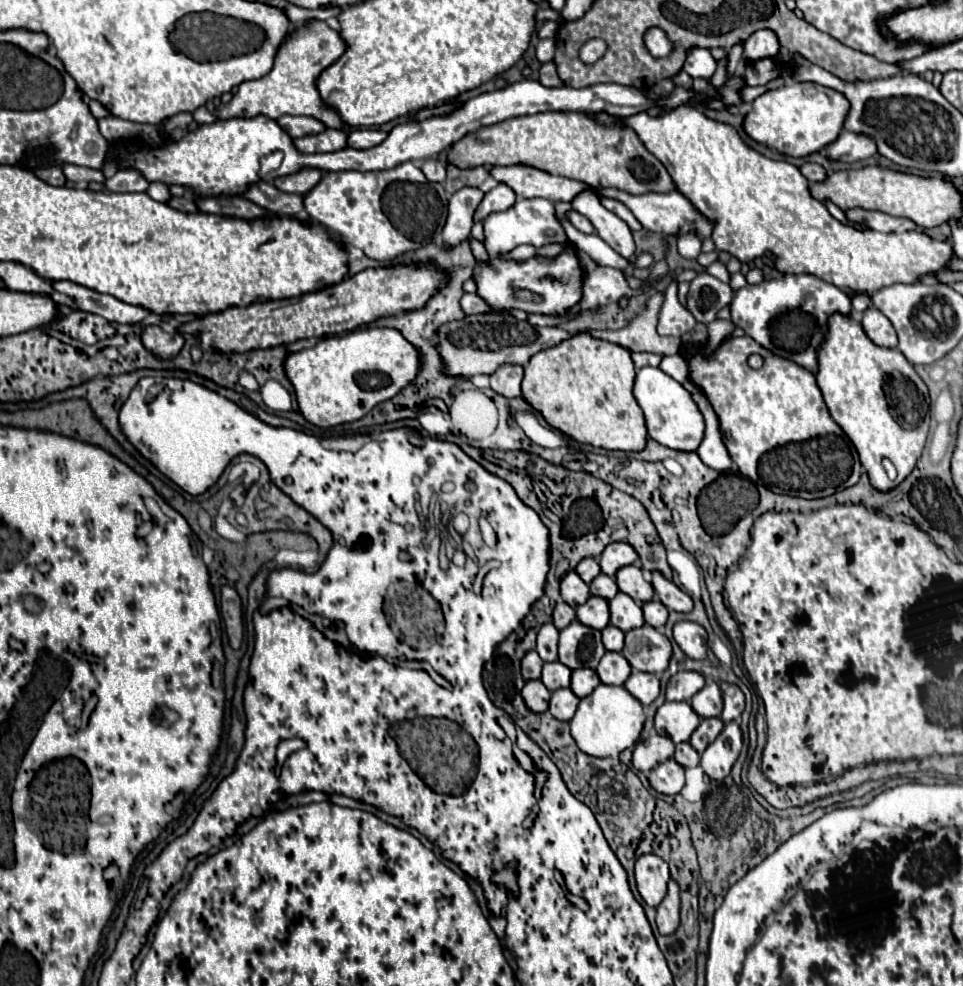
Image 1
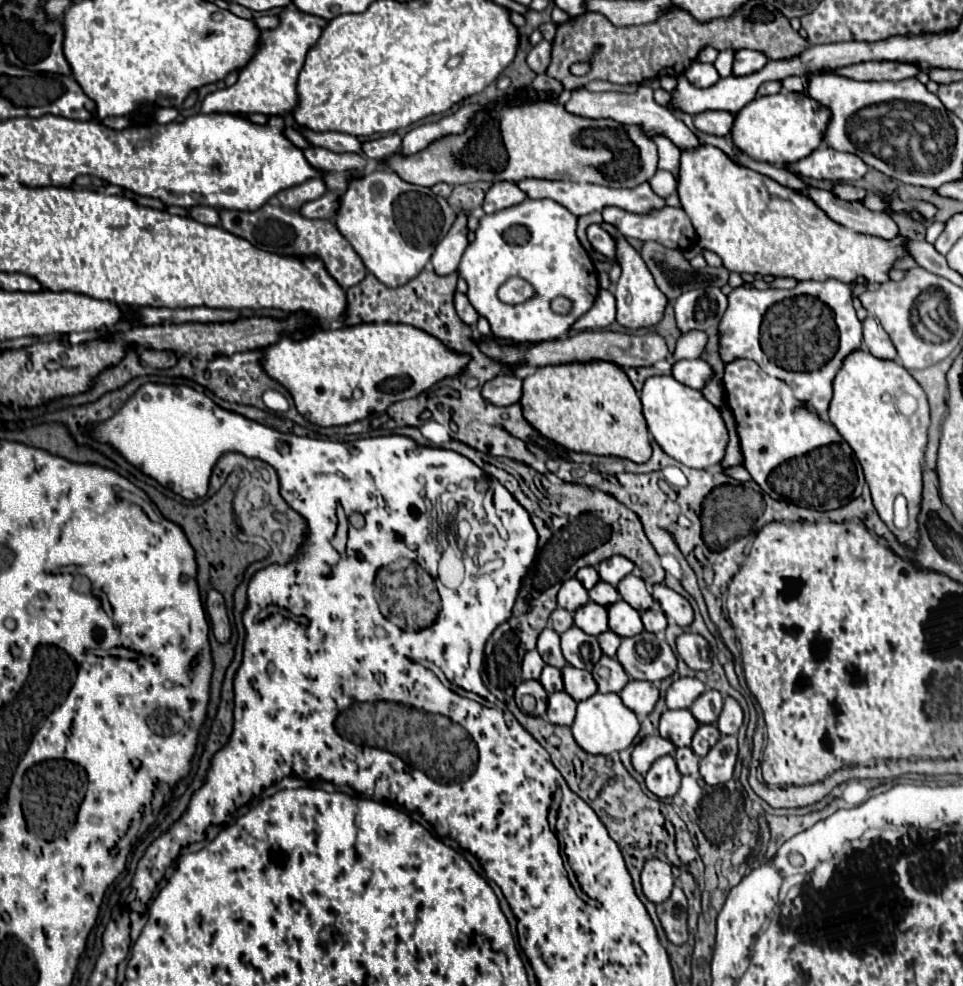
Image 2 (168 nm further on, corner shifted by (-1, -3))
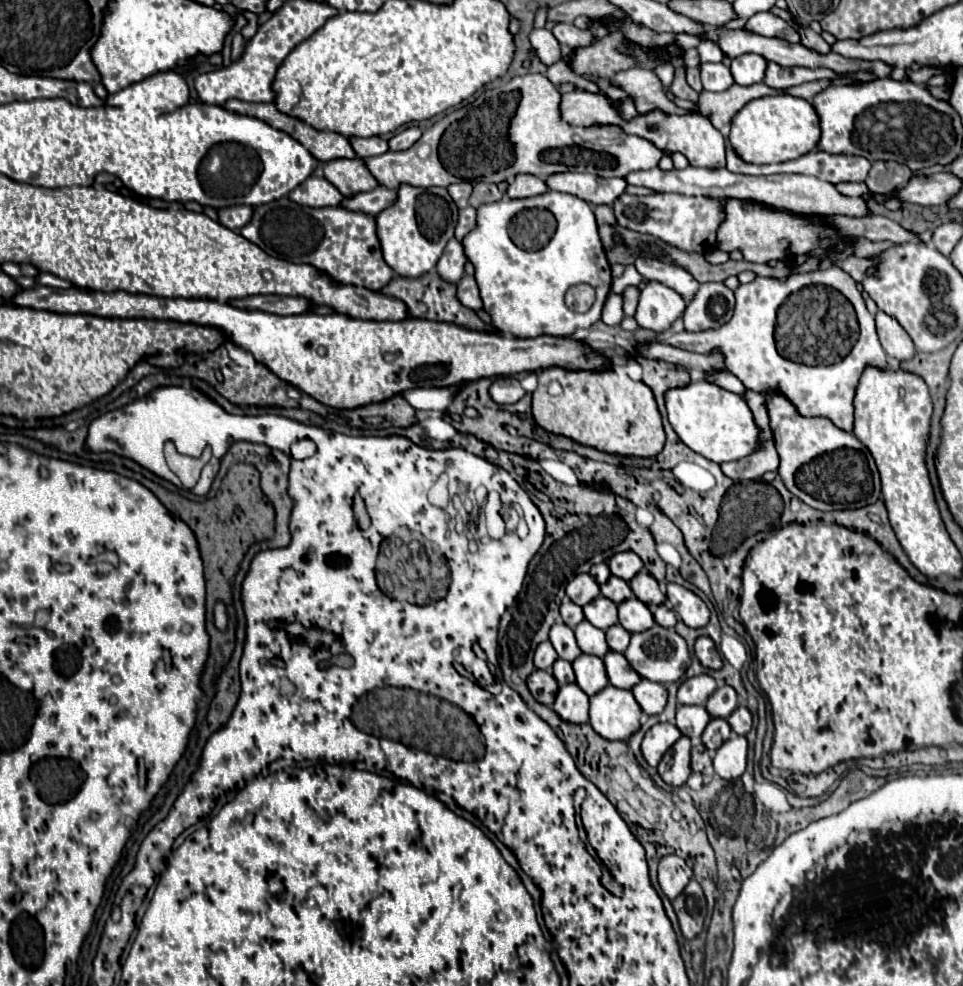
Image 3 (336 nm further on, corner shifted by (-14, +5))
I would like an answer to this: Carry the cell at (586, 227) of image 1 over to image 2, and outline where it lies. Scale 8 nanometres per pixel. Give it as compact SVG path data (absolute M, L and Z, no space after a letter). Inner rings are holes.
M591 224L587 228L587 238L589 238L591 246L597 252L601 252L605 258L609 258L611 262L615 262L615 244L613 244L613 238L599 224Z

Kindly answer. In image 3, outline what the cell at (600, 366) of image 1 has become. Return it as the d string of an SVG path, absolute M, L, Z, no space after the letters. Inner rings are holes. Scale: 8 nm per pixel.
M546 368L538 374L538 388L532 394L532 416L540 428L566 436L582 446L608 454L652 458L664 448L662 416L652 390L644 382L632 380L624 368L604 372L568 372ZM550 382L560 382L562 394L548 394Z

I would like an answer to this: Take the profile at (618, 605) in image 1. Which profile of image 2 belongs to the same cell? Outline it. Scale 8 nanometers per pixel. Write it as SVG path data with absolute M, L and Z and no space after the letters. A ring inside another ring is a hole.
M625 600L611 604L607 610L609 610L609 630L617 632L617 636L625 638L643 632L643 622L639 612Z

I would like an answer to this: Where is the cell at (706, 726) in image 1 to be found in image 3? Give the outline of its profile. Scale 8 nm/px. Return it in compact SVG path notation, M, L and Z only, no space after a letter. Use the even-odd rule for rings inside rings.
M712 718L706 726L706 730L702 732L702 742L710 752L714 752L730 738L730 734L732 734L730 726L724 718Z

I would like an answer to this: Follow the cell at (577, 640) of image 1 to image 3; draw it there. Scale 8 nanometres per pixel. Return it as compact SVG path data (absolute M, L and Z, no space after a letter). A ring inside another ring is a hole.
M582 620L574 628L574 634L576 634L576 642L584 654L594 654L598 658L604 658L604 654L608 652L604 630L594 628L588 620Z

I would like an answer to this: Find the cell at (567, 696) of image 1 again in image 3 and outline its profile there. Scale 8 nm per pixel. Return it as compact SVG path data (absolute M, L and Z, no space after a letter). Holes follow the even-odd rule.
M578 684L560 686L552 708L564 722L572 724L588 722L588 696L580 690Z

